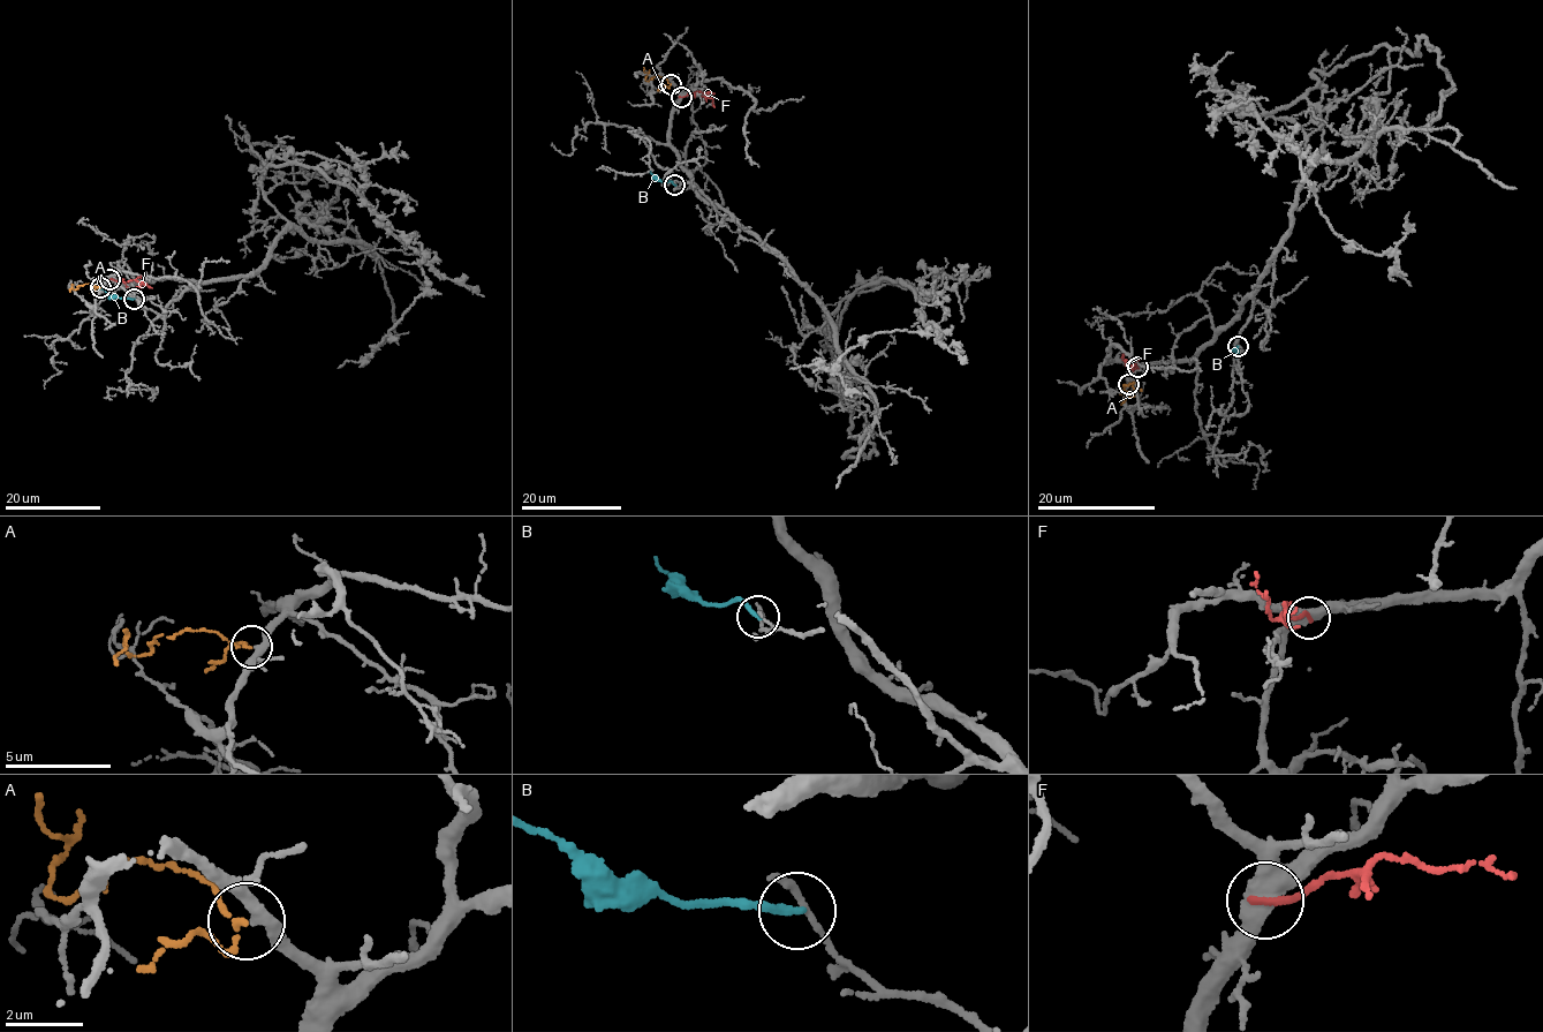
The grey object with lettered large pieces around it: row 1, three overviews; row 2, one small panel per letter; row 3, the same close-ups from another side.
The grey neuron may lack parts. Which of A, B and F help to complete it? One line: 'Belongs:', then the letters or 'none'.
Belongs: A

